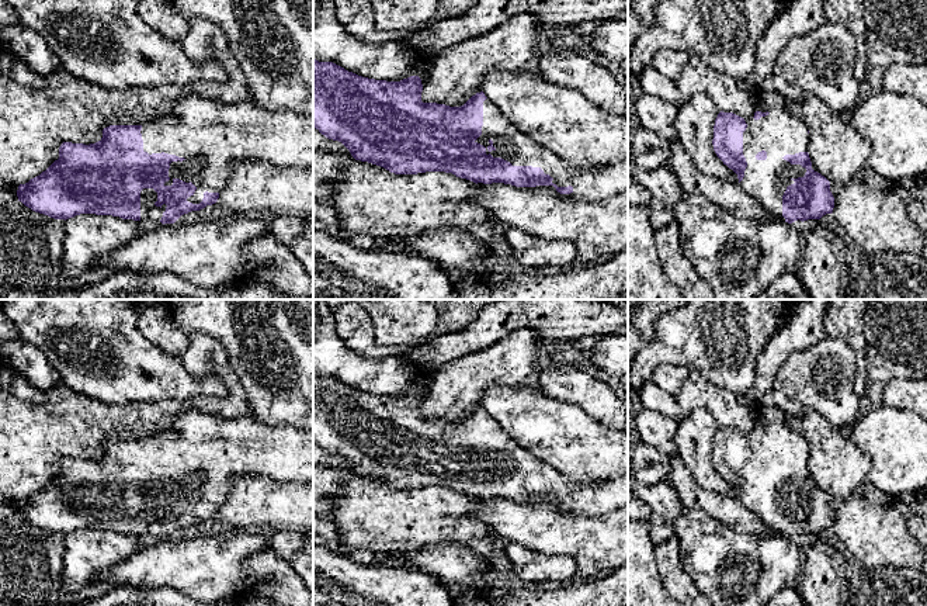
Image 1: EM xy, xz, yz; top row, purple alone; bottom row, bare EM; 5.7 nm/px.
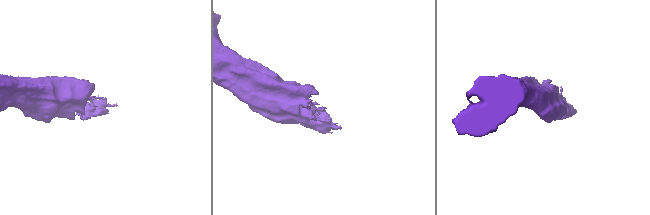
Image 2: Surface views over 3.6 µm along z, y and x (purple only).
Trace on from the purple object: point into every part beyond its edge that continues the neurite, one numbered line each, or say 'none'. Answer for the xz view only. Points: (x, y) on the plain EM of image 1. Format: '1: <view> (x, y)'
1: xz (594, 498)

